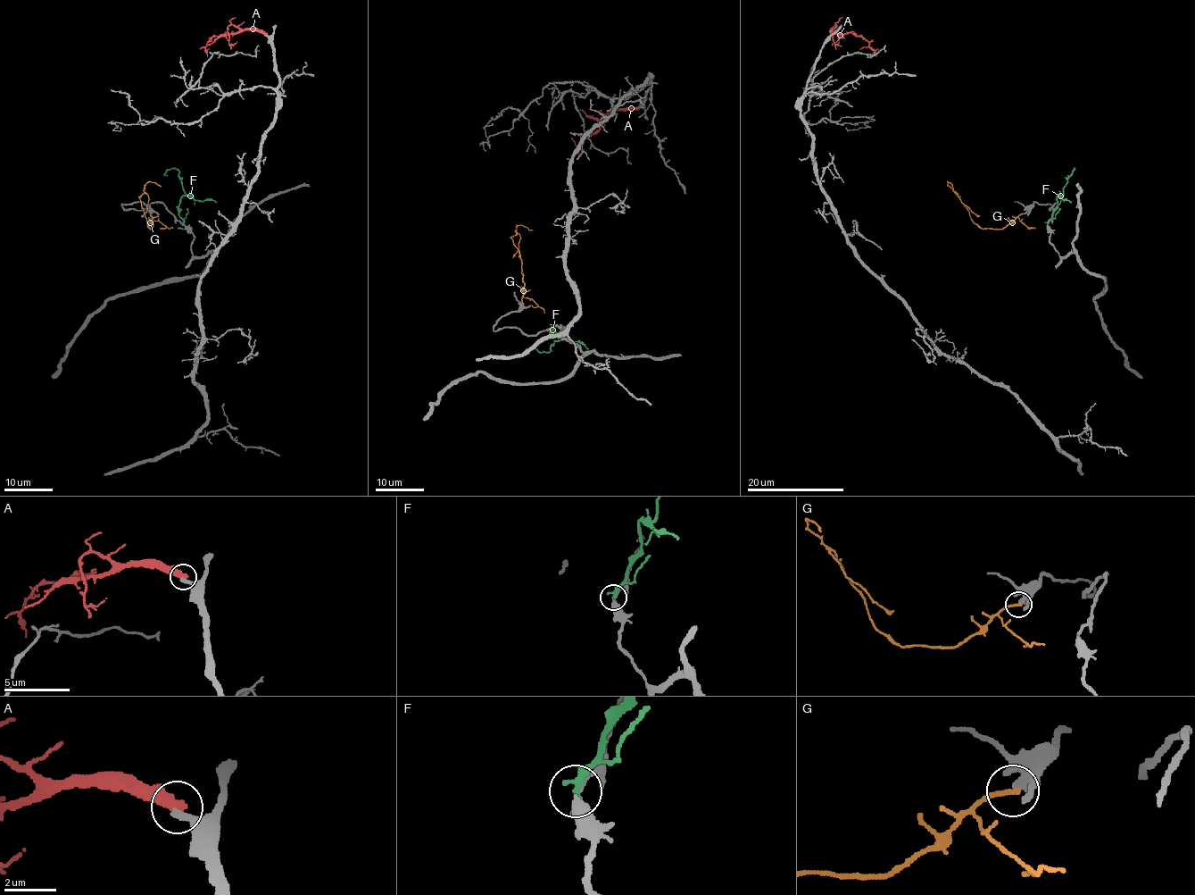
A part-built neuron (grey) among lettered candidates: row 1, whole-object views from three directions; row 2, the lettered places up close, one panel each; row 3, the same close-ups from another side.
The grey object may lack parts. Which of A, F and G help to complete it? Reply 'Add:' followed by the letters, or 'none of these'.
Add: none of these

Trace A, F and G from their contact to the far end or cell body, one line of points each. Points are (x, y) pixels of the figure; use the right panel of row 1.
A: (830, 34), (833, 29), (836, 33), (860, 35), (869, 43), (876, 55)
F: (1047, 223), (1057, 203), (1057, 196), (1060, 196), (1074, 168), (1066, 175)
G: (1025, 213), (1019, 213), (1001, 229), (981, 229), (973, 221), (969, 210), (956, 193), (966, 205), (980, 215)

